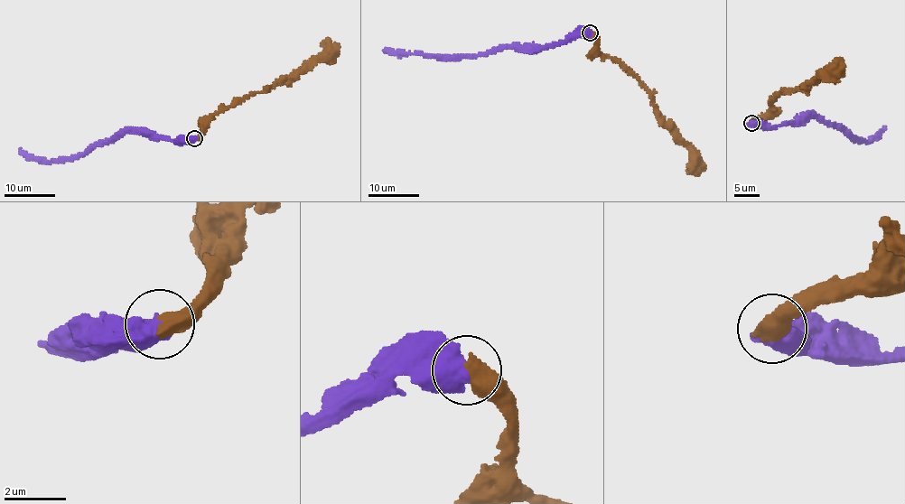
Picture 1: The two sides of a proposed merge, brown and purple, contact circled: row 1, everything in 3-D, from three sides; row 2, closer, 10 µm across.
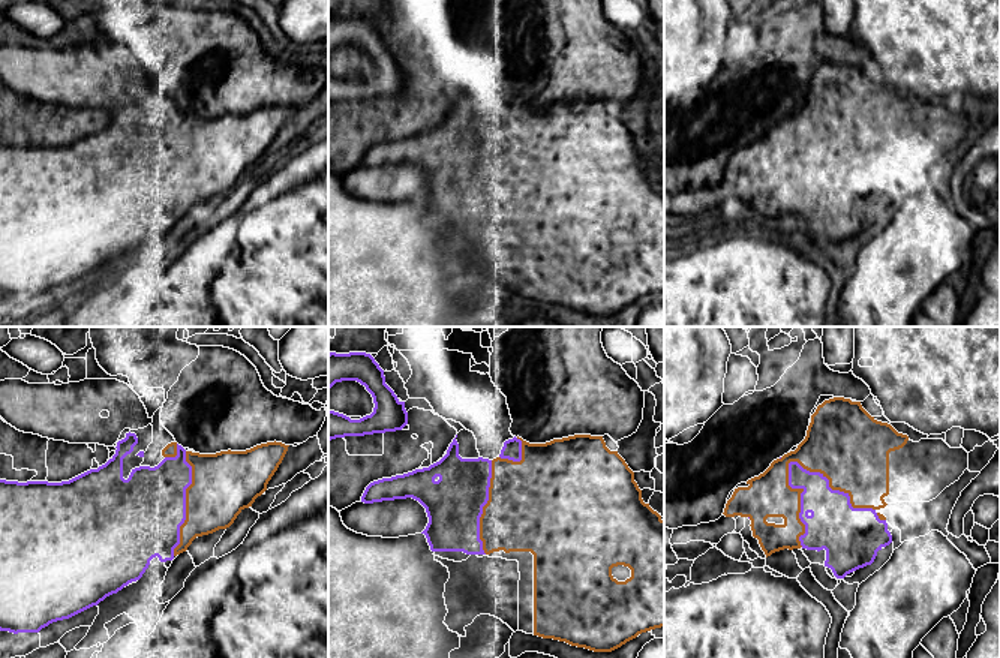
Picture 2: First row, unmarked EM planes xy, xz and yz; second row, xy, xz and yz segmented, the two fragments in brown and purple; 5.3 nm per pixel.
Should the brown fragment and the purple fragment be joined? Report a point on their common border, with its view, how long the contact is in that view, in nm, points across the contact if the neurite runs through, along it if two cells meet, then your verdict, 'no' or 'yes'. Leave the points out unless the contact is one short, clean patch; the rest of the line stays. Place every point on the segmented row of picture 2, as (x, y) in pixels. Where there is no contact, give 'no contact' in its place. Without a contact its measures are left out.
meets brown in yz at (832, 489); contact 550 nm long; yes

